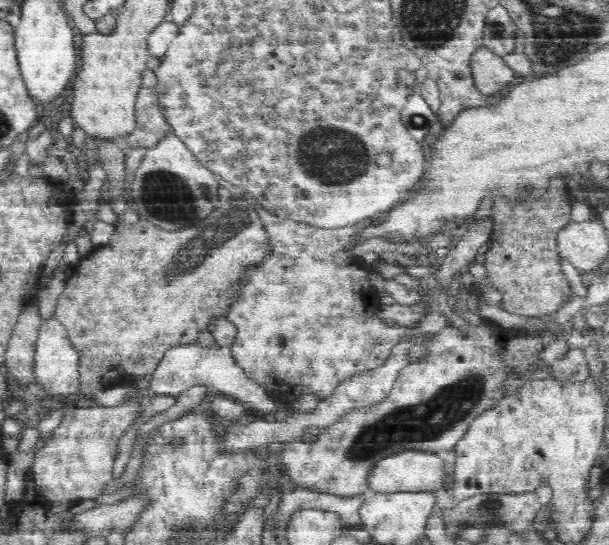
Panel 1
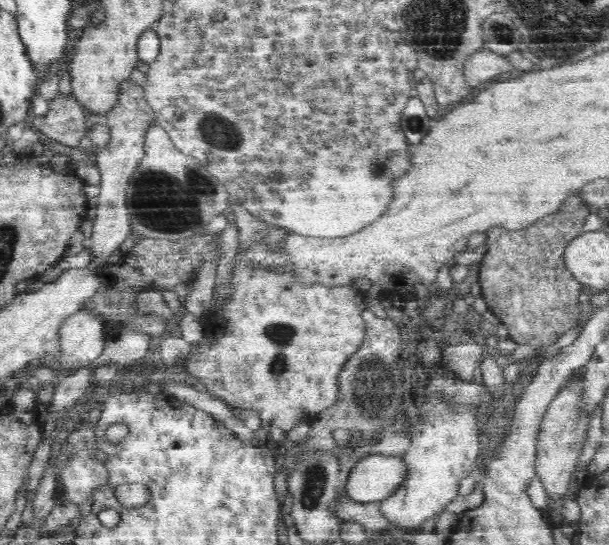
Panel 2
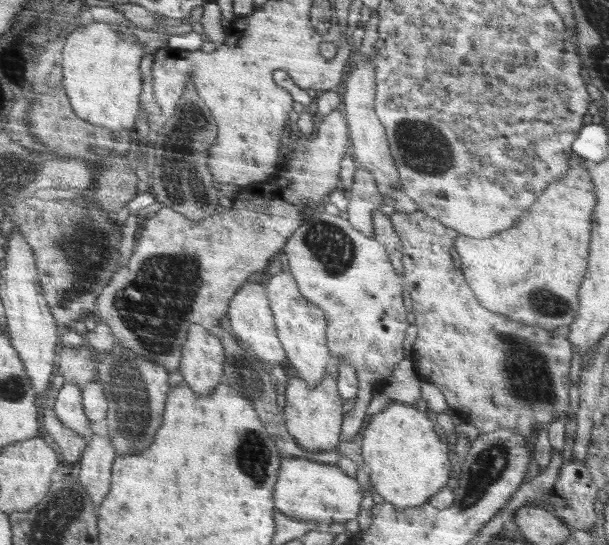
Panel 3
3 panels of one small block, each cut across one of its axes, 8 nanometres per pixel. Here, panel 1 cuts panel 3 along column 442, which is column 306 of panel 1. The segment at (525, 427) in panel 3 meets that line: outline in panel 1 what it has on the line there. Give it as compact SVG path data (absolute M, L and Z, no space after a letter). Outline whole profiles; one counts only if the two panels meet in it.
M259 205L256 211L270 236L273 255L258 269L247 271L249 274L243 278L242 295L227 316L238 331L234 344L229 348L246 376L256 384L261 384L276 400L290 402L312 392L322 401L345 380L382 366L391 354L392 347L399 344L400 340L421 339L447 327L448 319L434 312L428 312L412 330L399 325L390 328L376 316L381 307L380 294L368 282L364 261L348 253L350 248L364 242L352 240L358 240L356 234L362 232L364 226L370 226L370 220L343 228L322 229L276 217Z

